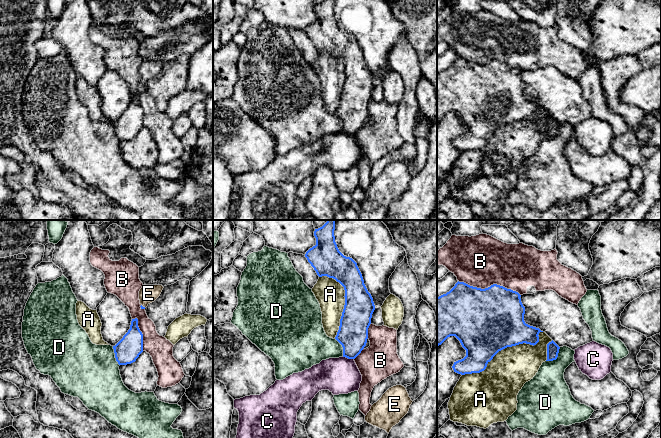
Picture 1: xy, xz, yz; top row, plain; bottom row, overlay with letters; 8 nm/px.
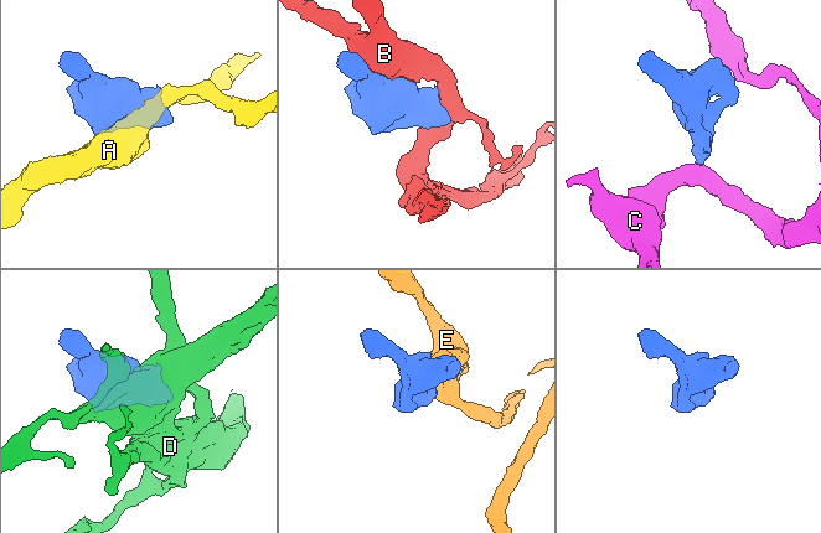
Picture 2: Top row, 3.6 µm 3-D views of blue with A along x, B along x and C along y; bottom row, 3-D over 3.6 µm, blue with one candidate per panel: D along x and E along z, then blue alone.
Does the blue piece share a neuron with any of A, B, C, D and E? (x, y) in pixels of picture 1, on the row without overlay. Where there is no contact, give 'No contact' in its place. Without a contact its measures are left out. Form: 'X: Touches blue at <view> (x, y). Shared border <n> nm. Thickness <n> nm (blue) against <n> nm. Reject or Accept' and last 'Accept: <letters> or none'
A: Touches blue at yz (504, 124). Shared border 750 nm. Thickness 500 nm (blue) against 340 nm. Reject
B: Touches blue at yz (489, 63). Shared border 500 nm. Thickness 500 nm (blue) against 420 nm. Reject
C: Touches blue at xz (348, 134). Shared border 100 nm. Thickness 240 nm (blue) against 300 nm. Reject
D: Touches blue at yz (556, 134). Shared border 170 nm. Thickness 100 nm (blue) against 300 nm. Reject
E: Touches blue at xy (142, 82). Shared border 50 nm. Thickness 20 nm (blue) against 140 nm. Accept
Accept: E

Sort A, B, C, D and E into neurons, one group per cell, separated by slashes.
A / B / C / D / E

